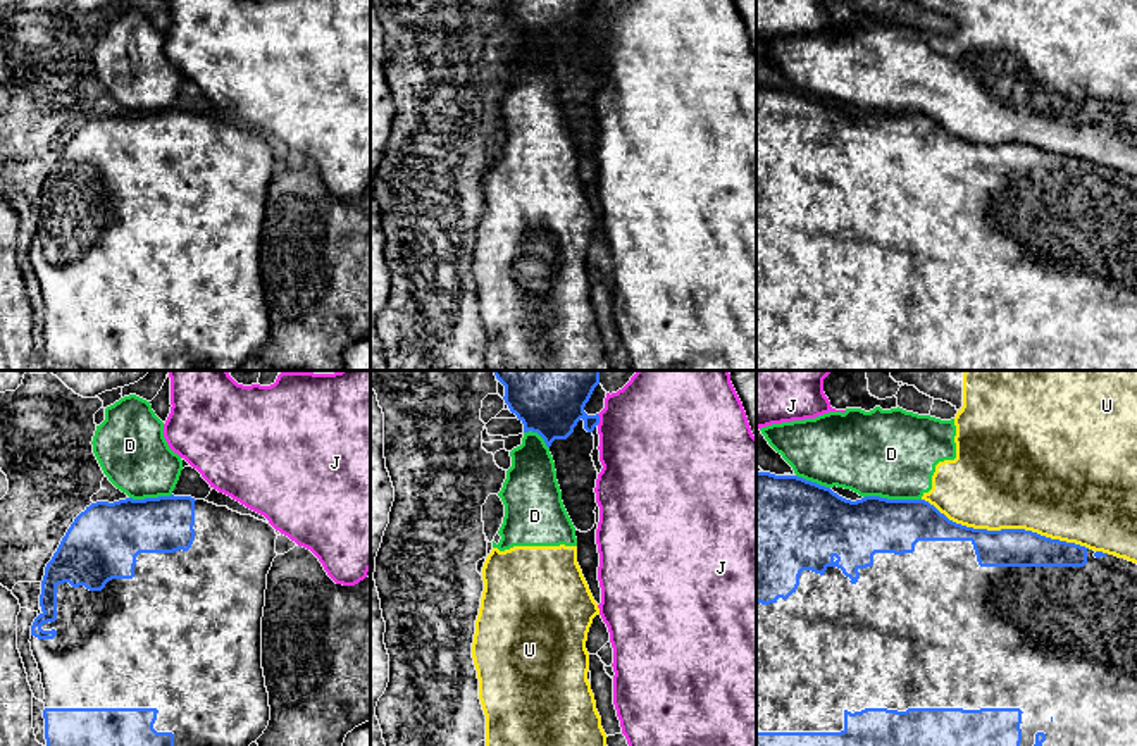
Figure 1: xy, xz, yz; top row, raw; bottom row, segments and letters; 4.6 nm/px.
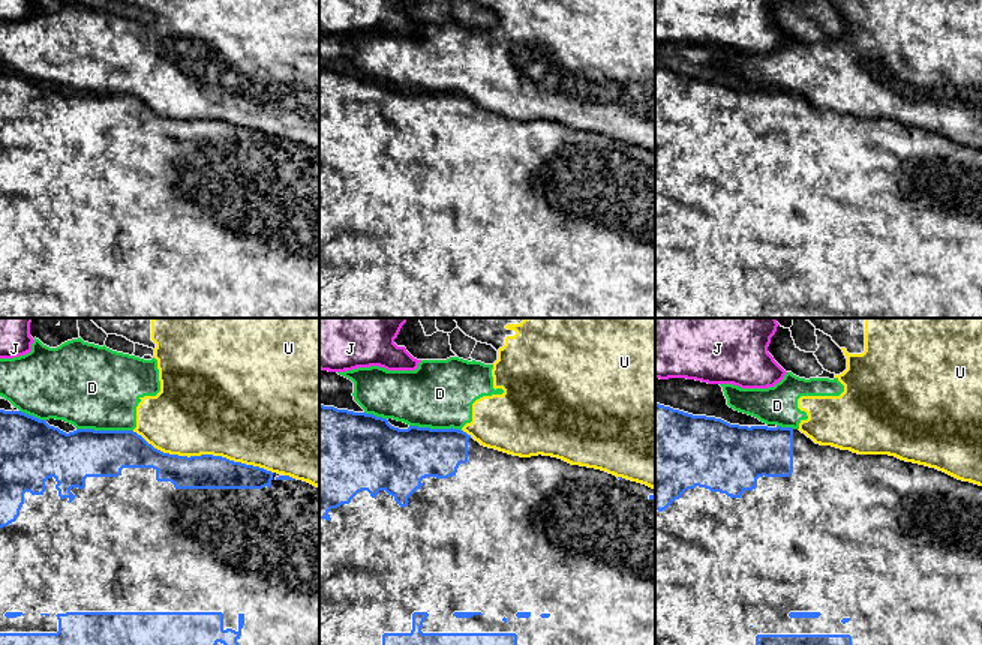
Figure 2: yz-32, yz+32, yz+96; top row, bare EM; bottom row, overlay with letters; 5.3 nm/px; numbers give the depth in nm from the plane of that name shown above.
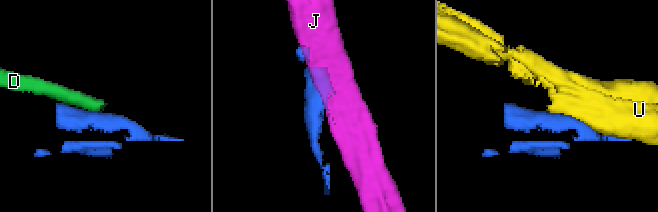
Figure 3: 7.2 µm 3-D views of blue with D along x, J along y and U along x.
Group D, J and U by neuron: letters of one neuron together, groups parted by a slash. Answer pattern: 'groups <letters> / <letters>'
groups D U / J

